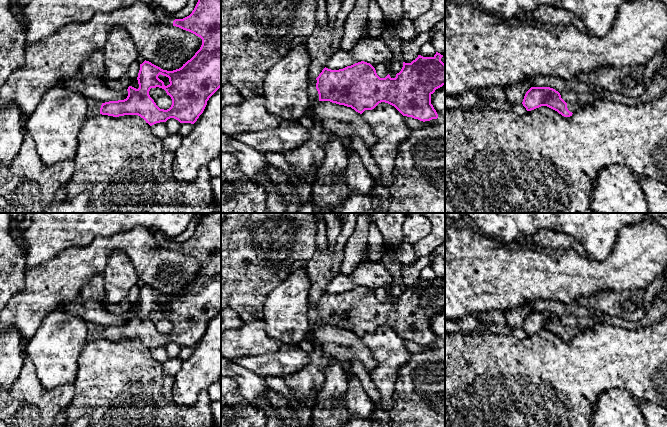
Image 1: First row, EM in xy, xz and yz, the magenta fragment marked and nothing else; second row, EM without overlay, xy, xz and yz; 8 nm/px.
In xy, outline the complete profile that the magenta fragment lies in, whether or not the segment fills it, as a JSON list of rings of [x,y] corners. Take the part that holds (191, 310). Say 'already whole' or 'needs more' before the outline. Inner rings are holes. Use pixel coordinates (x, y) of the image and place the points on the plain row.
needs more; [[[203,213],[194,234],[183,243],[175,243],[159,231],[155,233],[155,238],[159,246],[179,251],[200,261],[200,273],[181,292],[173,295],[163,294],[145,284],[140,288],[137,301],[139,312],[129,310],[128,320],[124,324],[94,327],[90,332],[91,338],[100,337],[113,341],[138,339],[150,350],[166,346],[170,342],[180,347],[194,348],[203,337],[209,322],[221,311],[221,213]],[[160,298],[169,302],[169,309],[165,310],[158,302]],[[156,311],[164,313],[171,321],[172,329],[169,333],[160,333],[150,321],[150,313]]]

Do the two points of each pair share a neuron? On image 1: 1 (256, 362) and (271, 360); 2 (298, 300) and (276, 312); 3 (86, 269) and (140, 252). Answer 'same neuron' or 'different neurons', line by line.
1: same neuron
2: same neuron
3: same neuron

